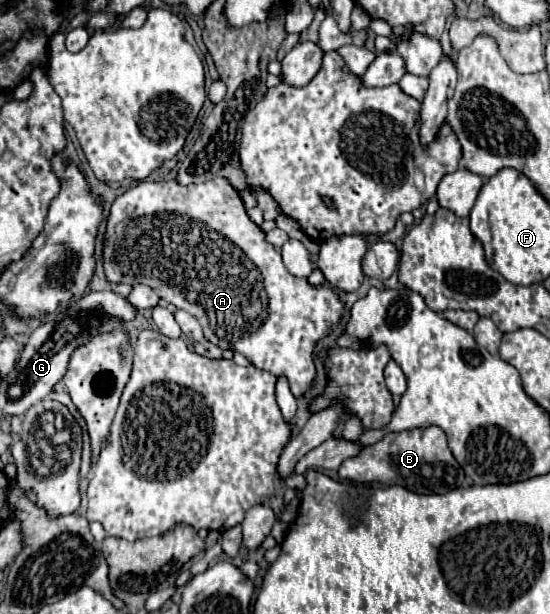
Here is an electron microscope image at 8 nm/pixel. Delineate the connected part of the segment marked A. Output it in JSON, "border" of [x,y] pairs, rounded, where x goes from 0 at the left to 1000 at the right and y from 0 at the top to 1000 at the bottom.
{"border":[[[400,288],[349,301],[327,301],[320,292],[255,295],[222,314],[204,331],[193,360],[185,435],[196,461],[269,464],[287,484],[353,513],[371,536],[371,549],[400,568],[433,572],[469,601],[491,604],[502,614],[520,611],[535,647],[556,640],[575,614],[571,559],[600,542],[625,507],[622,490],[600,467],[564,467],[556,454],[524,445],[509,412],[447,350],[436,314],[415,292]]]}

